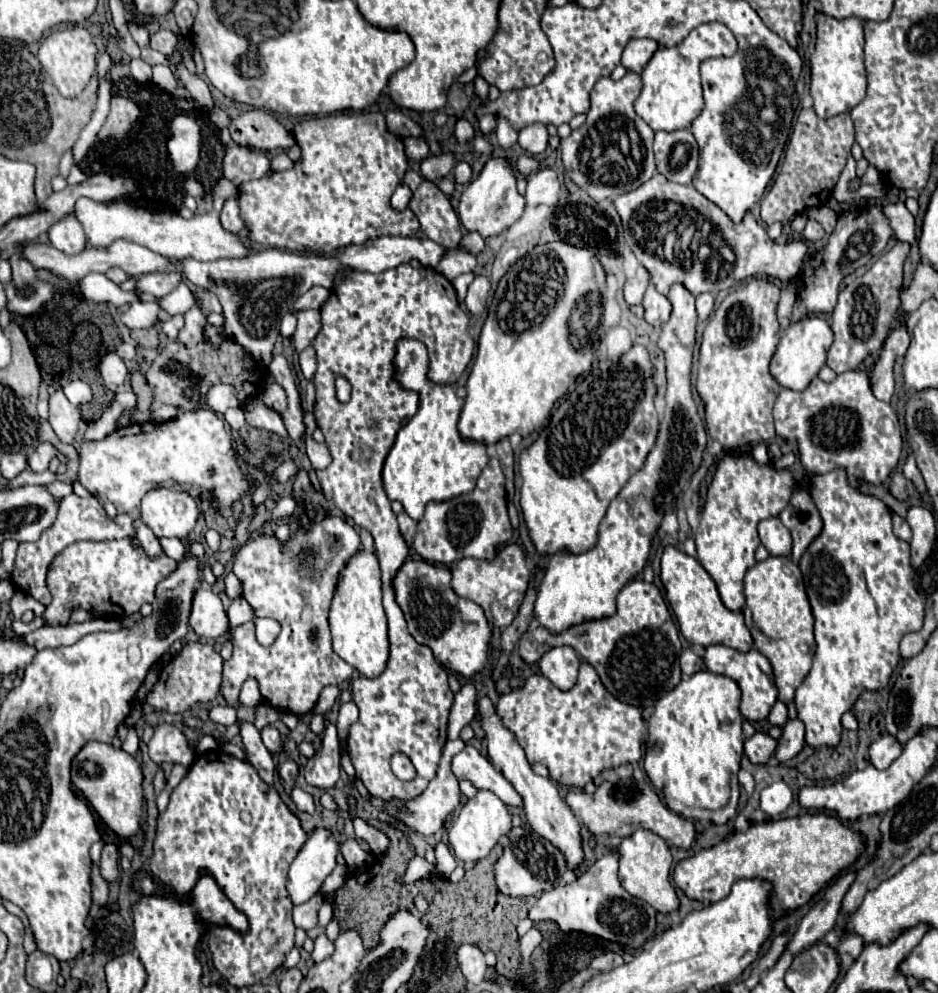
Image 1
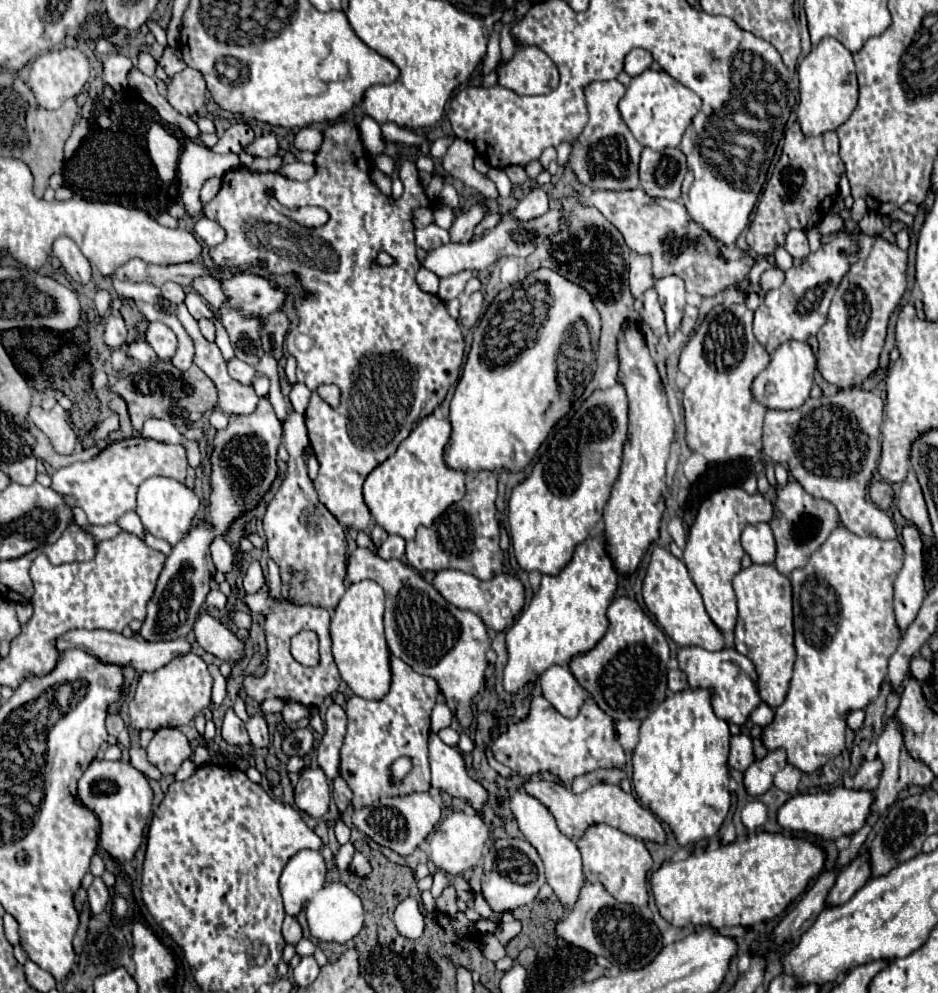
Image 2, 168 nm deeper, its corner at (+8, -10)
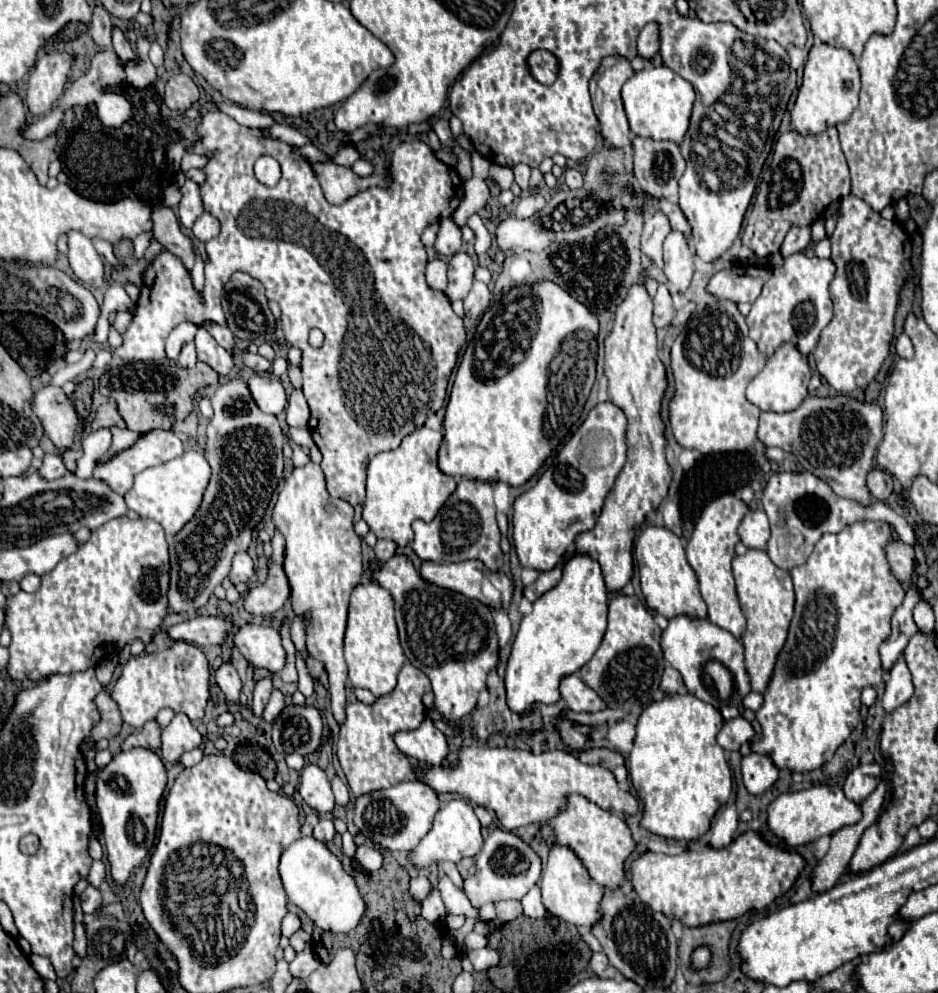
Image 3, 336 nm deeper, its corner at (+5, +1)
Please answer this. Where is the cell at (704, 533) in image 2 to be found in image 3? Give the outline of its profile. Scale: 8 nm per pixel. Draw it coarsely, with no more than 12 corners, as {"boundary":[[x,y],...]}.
{"boundary":[[749,505],[703,509],[687,545],[709,621],[737,639],[745,617],[731,561]]}

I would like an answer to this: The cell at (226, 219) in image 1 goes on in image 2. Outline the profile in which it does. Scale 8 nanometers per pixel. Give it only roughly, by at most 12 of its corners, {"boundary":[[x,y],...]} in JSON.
{"boundary":[[200,218],[194,236],[206,246],[218,246],[224,240],[220,224]]}

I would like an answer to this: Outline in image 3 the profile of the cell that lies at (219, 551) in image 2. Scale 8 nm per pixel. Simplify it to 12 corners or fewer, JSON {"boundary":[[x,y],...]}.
{"boundary":[[245,551],[233,557],[233,585],[253,577],[253,559]]}

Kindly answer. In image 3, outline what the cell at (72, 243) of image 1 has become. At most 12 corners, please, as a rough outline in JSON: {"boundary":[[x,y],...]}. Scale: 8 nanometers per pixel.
{"boundary":[[67,233],[69,265],[91,287],[103,285],[103,261],[91,239]]}

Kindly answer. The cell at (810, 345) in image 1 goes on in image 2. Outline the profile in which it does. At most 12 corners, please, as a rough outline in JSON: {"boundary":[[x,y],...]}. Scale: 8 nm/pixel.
{"boundary":[[786,342],[756,376],[752,396],[766,408],[800,408],[816,358]]}

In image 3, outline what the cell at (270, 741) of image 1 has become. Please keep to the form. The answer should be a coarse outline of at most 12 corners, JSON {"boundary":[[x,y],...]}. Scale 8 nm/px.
{"boundary":[[271,679],[255,685],[253,715],[263,717],[271,697]]}

